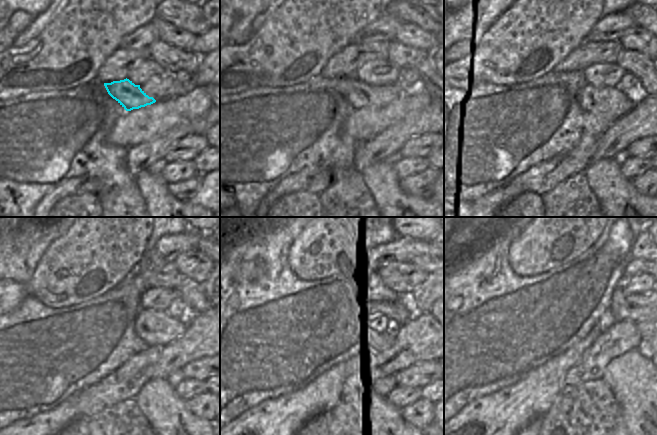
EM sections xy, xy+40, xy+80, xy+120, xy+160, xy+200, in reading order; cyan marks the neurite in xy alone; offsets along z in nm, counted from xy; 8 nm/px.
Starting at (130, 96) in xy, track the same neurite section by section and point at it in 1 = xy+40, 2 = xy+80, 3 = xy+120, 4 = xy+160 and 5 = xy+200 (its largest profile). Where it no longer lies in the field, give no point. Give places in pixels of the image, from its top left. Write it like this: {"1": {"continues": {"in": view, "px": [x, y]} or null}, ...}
{"1": {"continues": {"in": "xy+40", "px": [358, 94]}}, "2": {"continues": {"in": "xy+80", "px": [610, 103]}}, "3": {"continues": {"in": "xy+120", "px": [158, 328]}}, "4": {"continues": {"in": "xy+160", "px": [378, 326]}}, "5": {"continues": {"in": "xy+200", "px": [635, 308]}}}

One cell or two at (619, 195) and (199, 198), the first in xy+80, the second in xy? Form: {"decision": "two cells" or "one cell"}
{"decision": "two cells"}

